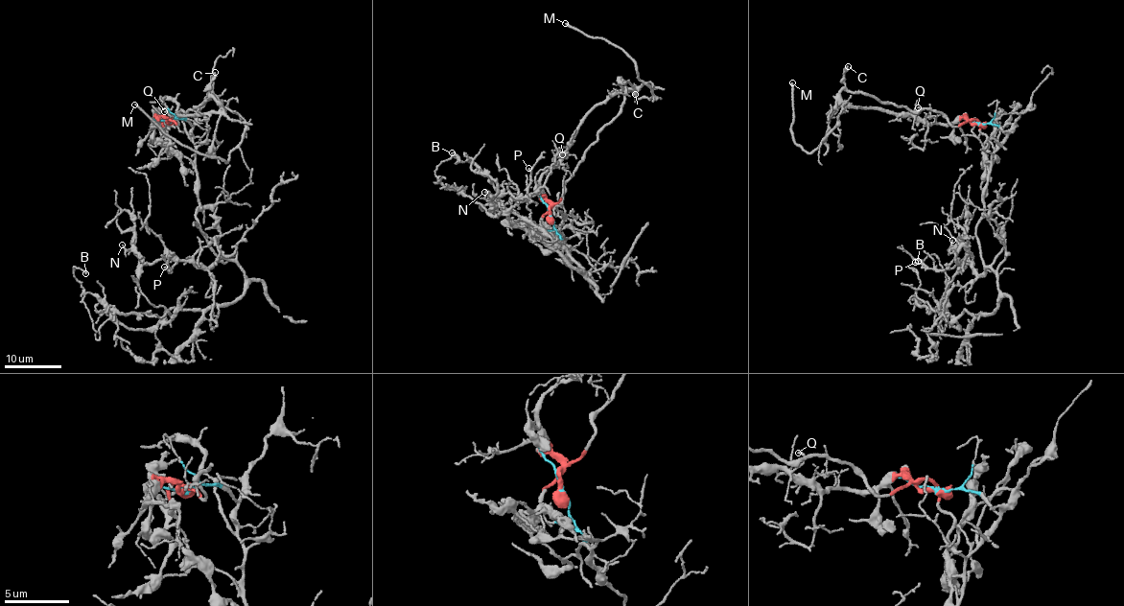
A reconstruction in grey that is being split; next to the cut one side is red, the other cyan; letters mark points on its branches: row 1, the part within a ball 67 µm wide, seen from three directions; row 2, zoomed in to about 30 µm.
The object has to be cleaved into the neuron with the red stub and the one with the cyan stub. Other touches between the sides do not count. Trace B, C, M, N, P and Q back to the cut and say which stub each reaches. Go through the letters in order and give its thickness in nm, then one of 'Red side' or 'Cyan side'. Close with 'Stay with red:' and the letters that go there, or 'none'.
B: Thickness 150 nm. Cyan side
C: Thickness 80 nm. Red side
M: Thickness 200 nm. Red side
N: Thickness 100 nm. Cyan side
P: Thickness 130 nm. Cyan side
Q: Thickness 160 nm. Red side
Stay with red: C, M, Q

